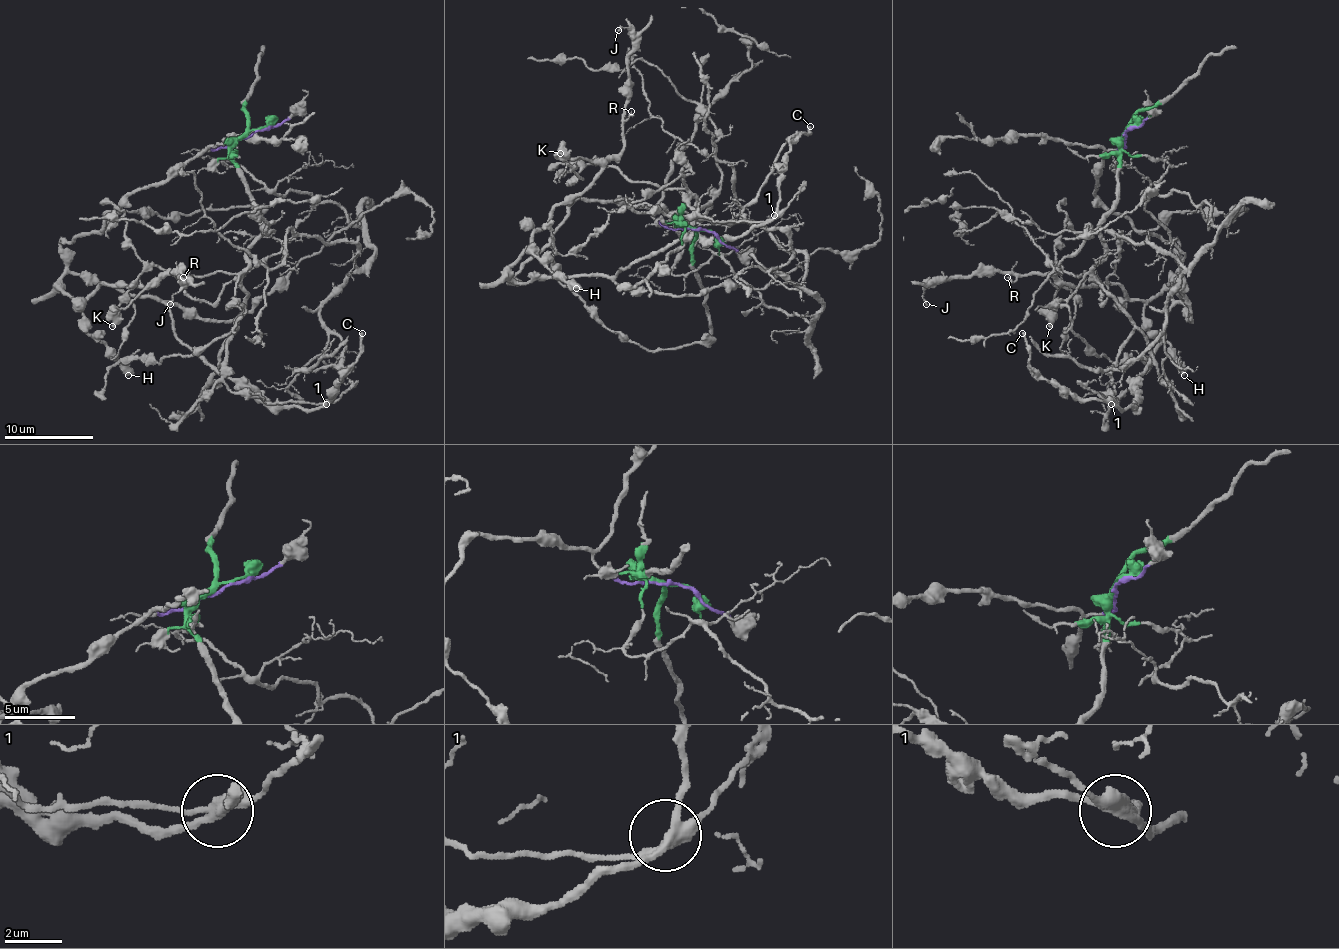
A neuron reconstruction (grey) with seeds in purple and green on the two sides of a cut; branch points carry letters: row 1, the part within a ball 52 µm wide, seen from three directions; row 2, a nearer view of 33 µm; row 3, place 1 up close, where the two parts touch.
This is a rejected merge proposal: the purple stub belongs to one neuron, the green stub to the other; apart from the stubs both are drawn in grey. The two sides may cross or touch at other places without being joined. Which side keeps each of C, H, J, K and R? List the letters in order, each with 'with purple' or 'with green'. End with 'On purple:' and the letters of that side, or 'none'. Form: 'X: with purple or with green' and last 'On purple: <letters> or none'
C: with purple
H: with purple
J: with purple
K: with purple
R: with purple
On purple: C, H, J, K, R

